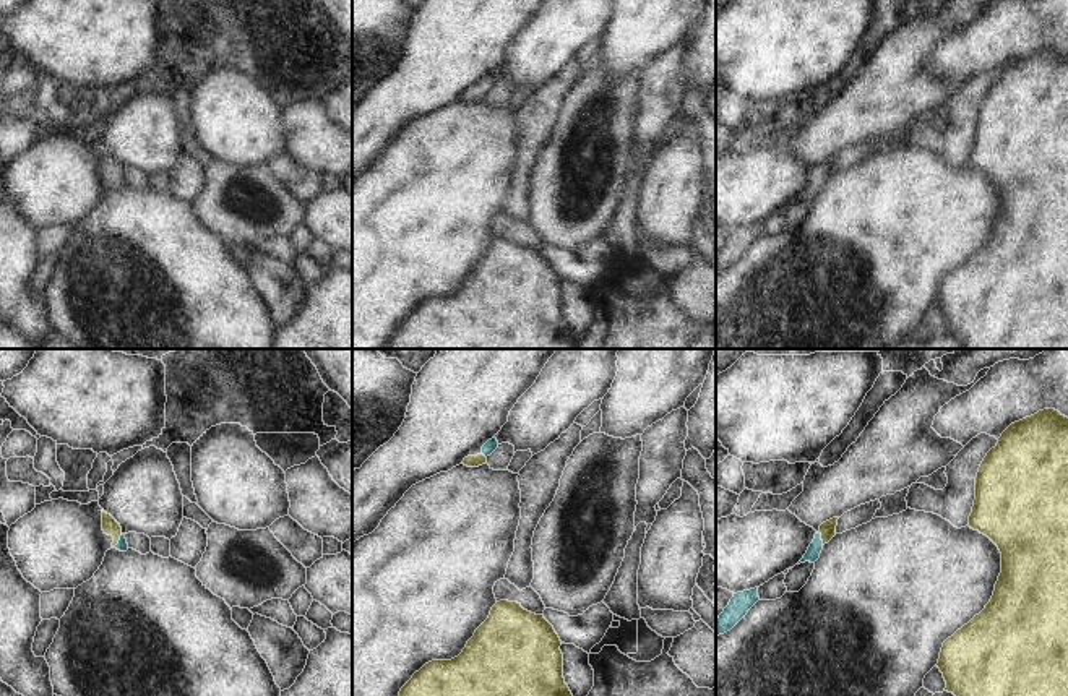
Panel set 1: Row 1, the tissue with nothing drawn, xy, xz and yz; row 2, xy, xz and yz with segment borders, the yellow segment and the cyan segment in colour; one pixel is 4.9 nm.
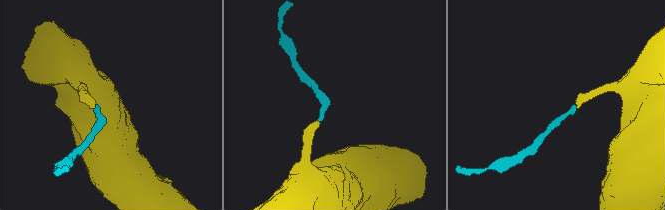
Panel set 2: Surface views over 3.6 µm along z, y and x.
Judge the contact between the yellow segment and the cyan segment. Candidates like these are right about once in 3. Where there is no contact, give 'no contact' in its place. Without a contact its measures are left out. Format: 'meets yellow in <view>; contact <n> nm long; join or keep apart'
meets yellow in yz; contact 70 nm long; join

